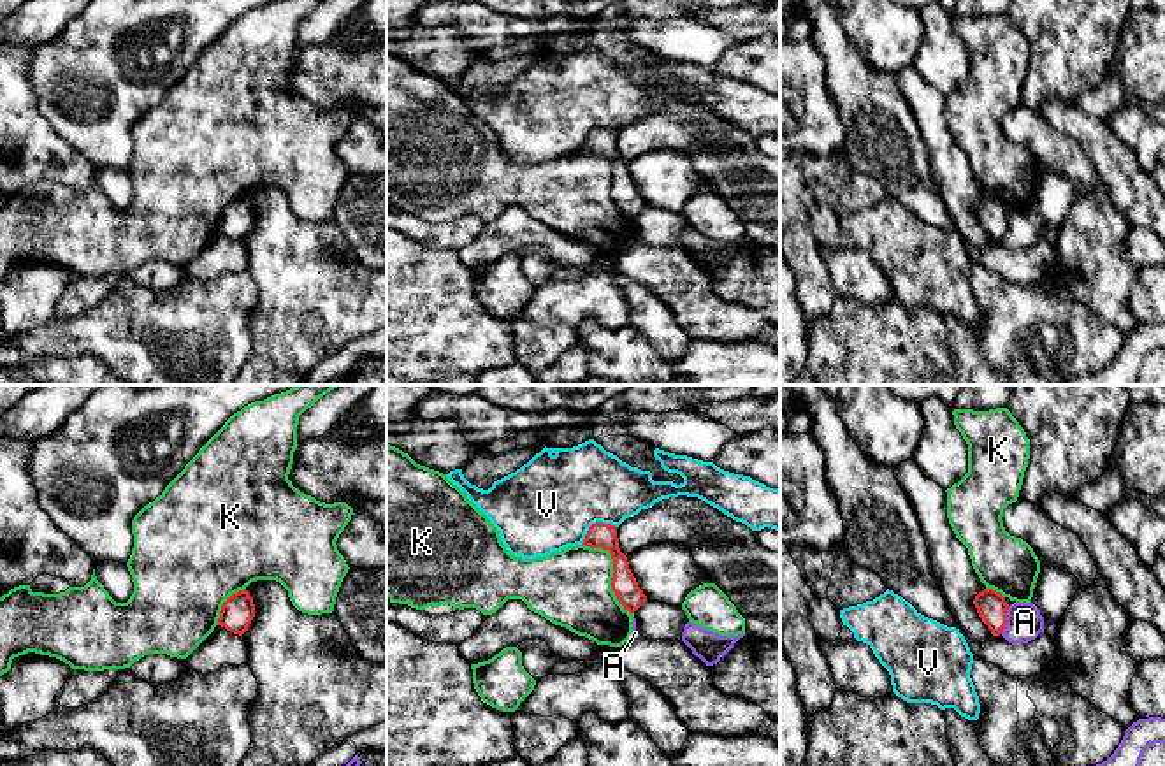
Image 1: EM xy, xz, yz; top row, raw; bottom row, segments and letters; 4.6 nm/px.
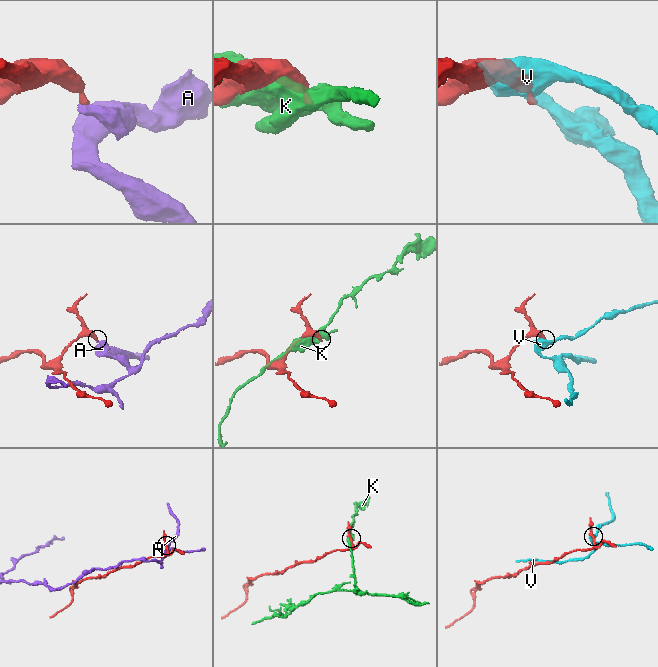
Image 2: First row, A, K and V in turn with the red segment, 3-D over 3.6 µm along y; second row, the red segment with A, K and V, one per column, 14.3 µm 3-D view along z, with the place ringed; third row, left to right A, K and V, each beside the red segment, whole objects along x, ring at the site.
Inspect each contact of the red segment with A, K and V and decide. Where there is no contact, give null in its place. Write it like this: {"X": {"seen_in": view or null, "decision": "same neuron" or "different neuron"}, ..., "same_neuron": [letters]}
{"A": {"seen_in": "yz", "decision": "different neuron"}, "K": {"seen_in": "xz", "decision": "different neuron"}, "V": {"seen_in": "xz", "decision": "different neuron"}, "same_neuron": []}

